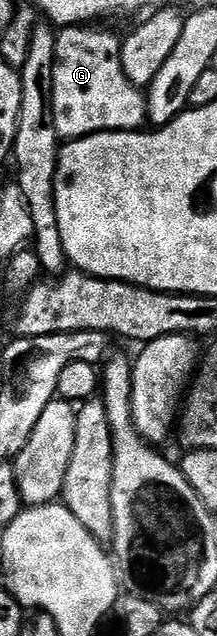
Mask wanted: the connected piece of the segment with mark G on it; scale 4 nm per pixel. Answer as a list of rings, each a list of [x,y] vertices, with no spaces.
[[[92,25],[66,27],[56,36],[52,116],[57,136],[64,141],[103,131],[139,131],[146,123],[145,92],[132,86],[120,65],[121,36],[94,28]]]

